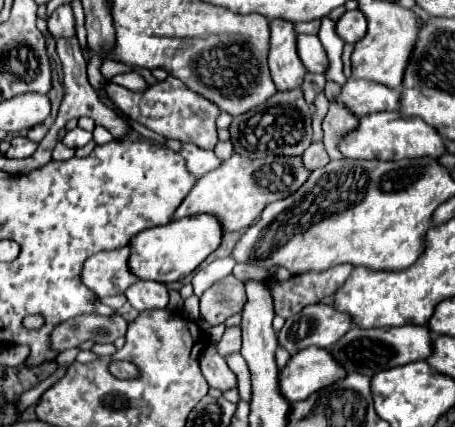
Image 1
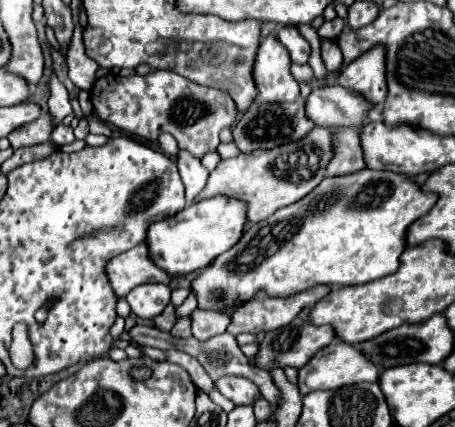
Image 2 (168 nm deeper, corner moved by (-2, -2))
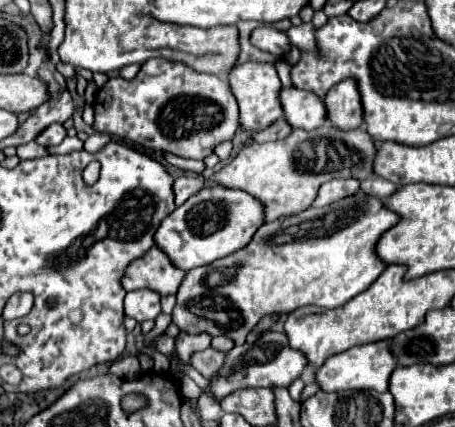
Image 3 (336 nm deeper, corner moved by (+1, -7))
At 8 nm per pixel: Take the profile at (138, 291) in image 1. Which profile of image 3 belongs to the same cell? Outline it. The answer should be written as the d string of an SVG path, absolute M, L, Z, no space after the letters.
M137 289L127 293L125 297L125 315L133 317L137 323L143 323L147 319L157 319L161 313L161 303L157 291L149 289Z

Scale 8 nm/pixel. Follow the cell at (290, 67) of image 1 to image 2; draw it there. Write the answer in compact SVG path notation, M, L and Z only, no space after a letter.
M272 34L260 42L252 66L252 78L258 90L254 104L294 102L298 98L300 88L290 74L290 64L292 62L288 62L284 46L276 46L276 38L272 38Z

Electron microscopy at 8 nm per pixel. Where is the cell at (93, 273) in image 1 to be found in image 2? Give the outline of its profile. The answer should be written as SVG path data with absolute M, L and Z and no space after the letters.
M146 242L112 258L106 266L106 272L118 298L124 298L132 288L146 282L170 284L174 280L174 276L170 276L152 262Z

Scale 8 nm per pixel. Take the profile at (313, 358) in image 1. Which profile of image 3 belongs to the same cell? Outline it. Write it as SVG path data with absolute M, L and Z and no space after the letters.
M377 341L369 345L357 345L329 357L321 367L315 369L315 383L321 387L321 391L345 391L345 389L385 391L389 385L389 375L395 367L397 367L397 359L391 355L389 343Z

